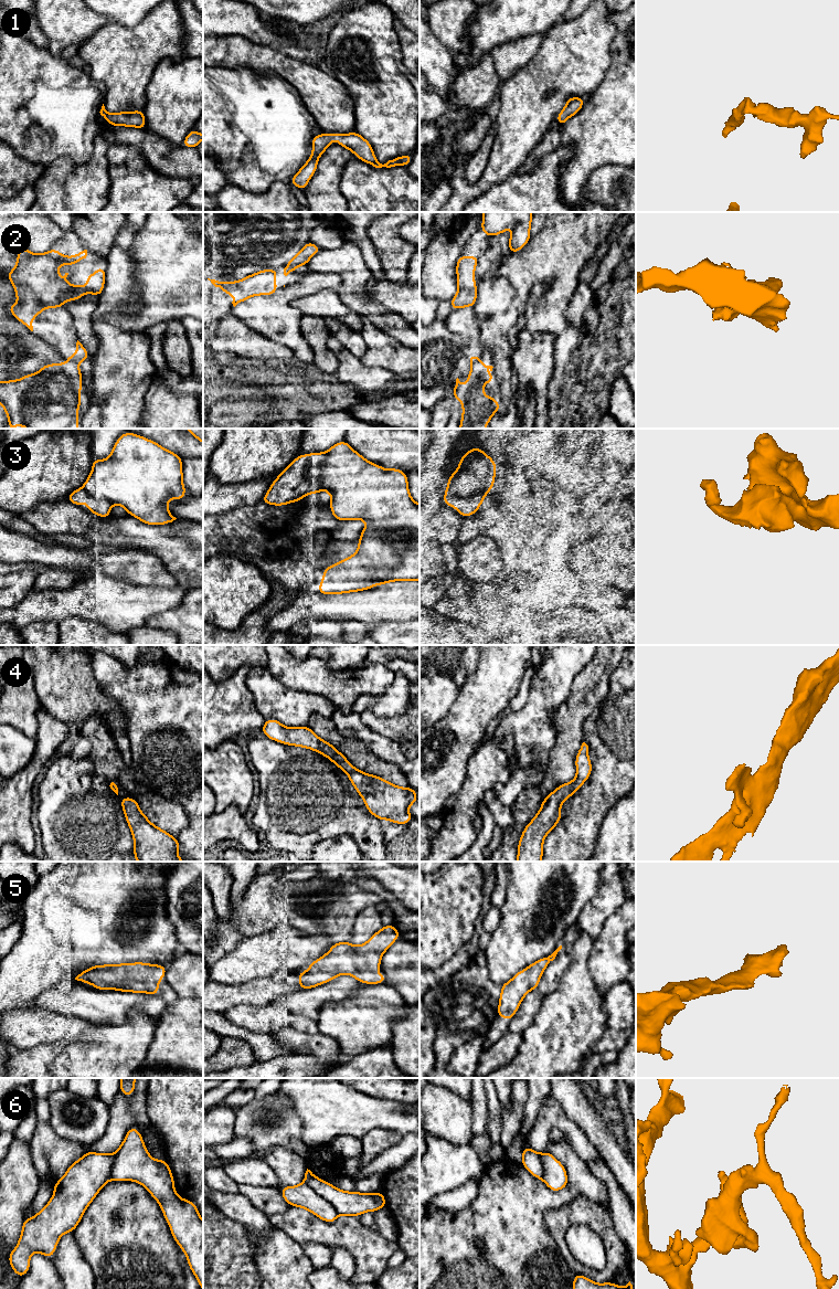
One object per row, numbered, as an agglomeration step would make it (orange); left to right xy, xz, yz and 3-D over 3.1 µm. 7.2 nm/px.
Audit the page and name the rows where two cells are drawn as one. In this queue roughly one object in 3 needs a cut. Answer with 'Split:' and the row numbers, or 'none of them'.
Split: 2, 3, 6

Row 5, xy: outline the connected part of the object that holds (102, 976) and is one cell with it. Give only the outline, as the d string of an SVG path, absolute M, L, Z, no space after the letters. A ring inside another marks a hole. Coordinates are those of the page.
M144 962L99 964L81 972L75 980L94 985L98 990L159 994L158 984L167 968Z

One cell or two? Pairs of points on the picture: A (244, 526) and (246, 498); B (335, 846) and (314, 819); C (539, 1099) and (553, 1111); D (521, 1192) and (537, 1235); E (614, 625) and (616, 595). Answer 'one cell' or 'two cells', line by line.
A: two cells
B: two cells
C: two cells
D: one cell
E: two cells

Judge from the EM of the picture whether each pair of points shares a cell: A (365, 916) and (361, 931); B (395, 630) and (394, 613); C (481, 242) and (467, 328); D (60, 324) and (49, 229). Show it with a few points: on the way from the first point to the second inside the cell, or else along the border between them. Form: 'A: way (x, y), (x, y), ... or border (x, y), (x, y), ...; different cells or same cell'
A: way (365, 919), (363, 928); same cell
B: border (407, 619), (381, 622), (375, 626); different cells
C: way (467, 263), (466, 307); same cell
D: border (64, 232), (48, 251), (34, 254); different cells

